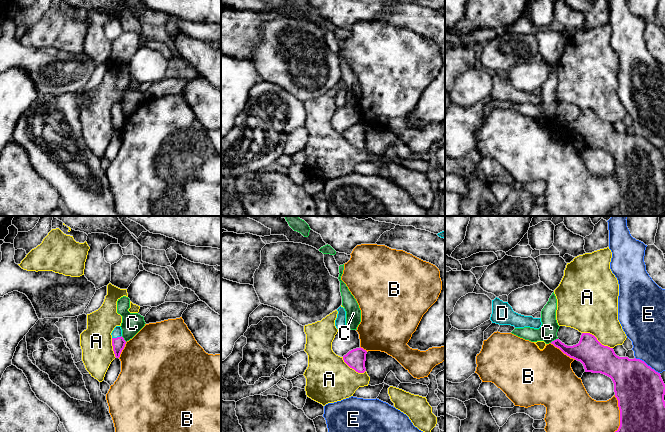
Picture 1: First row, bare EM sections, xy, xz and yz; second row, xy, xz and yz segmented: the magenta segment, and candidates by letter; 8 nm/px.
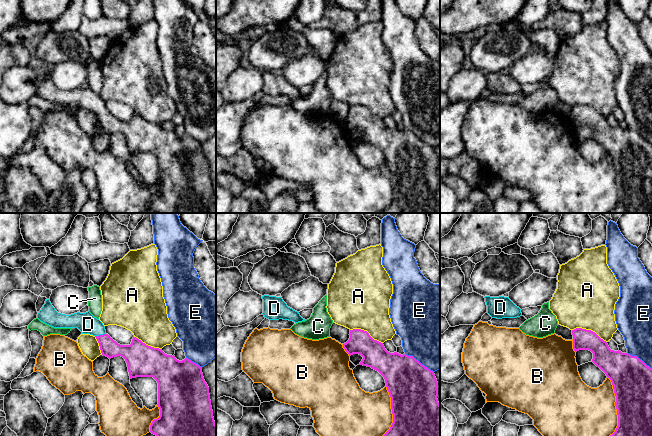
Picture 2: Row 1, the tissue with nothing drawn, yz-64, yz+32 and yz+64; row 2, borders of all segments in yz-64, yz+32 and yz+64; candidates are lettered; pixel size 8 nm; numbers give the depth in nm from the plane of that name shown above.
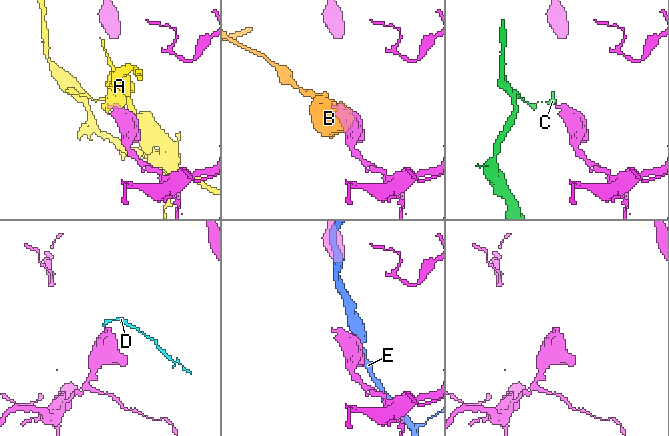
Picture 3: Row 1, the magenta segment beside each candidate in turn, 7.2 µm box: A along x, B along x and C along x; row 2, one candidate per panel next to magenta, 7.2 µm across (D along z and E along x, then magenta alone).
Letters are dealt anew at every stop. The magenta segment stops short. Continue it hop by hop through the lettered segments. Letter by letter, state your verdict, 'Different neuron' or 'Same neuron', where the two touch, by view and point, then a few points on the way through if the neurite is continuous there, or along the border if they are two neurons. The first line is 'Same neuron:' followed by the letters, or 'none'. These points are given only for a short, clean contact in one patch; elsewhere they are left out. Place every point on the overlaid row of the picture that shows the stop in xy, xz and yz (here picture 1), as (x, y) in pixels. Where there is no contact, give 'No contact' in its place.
Same neuron: D
A: Different neuron. Touches magenta at yz (596, 339)
B: Different neuron. Touches magenta at yz (620, 413)
C: Different neuron. Touches magenta at yz (554, 340)
D: Same neuron. Touches magenta at xy (117, 337). Path across: xy (118, 343), (117, 337), (117, 332)
E: Different neuron. Touches magenta at yz (646, 364)

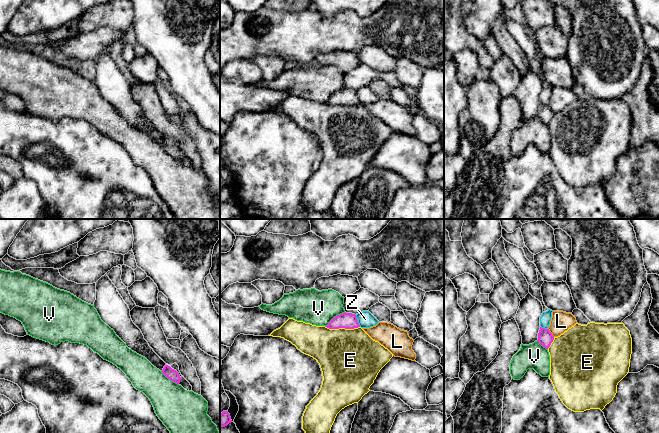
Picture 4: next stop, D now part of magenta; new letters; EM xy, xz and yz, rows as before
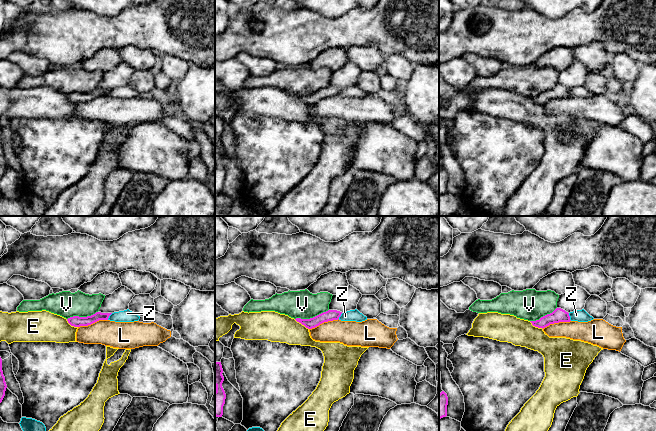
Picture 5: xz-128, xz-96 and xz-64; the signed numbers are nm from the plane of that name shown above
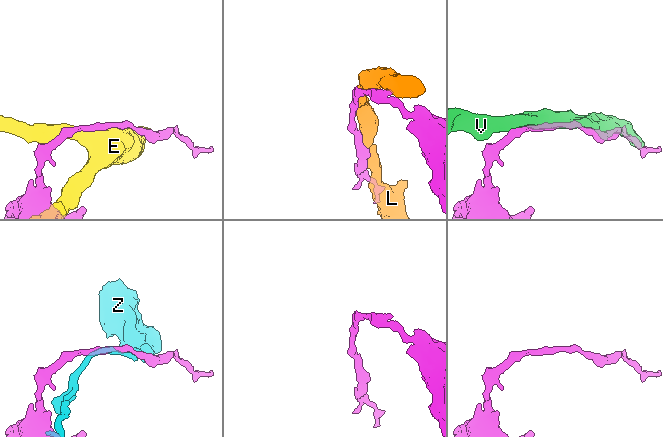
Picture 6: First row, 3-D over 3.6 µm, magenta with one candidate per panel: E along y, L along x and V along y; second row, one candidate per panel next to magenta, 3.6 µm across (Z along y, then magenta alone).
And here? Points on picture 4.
Same neuron: none
E: Different neuron. Touches magenta at xz (342, 327)
L: Different neuron. Touches magenta at yz (550, 332)
V: Different neuron. Touches magenta at xz (336, 316)
Z: Different neuron. Touches magenta at xz (357, 321)

